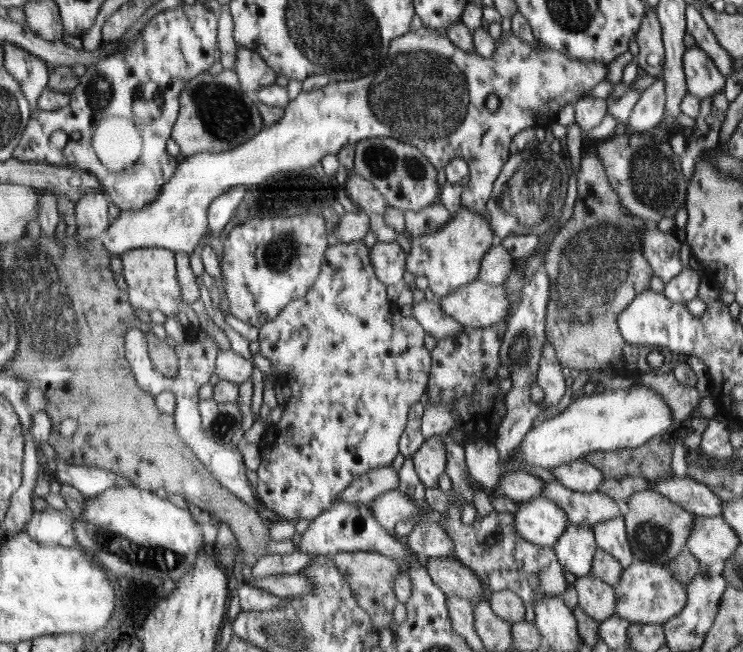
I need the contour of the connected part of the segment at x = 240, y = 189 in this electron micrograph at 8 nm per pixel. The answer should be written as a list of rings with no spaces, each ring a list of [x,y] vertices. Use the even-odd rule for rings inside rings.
[[[238,185],[224,191],[224,194],[217,196],[209,207],[209,230],[214,233],[221,234],[224,226],[230,222],[230,218],[234,216],[238,208],[238,204],[244,200],[246,196],[245,185]]]

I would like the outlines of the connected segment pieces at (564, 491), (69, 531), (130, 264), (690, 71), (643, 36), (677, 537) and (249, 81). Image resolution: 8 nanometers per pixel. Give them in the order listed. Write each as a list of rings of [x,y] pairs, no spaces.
[[[544,481],[543,497],[560,506],[572,524],[594,528],[598,522],[621,515],[618,502],[597,490],[574,492],[560,483]]]
[[[48,506],[43,511],[35,511],[26,523],[26,532],[41,543],[71,547],[76,543],[73,515],[67,508],[56,510]]]
[[[140,247],[127,250],[120,256],[122,261],[122,274],[128,290],[129,309],[144,309],[145,311],[162,311],[166,317],[176,317],[185,328],[199,326],[199,318],[188,303],[182,302],[180,288],[178,287],[176,260],[174,252],[166,248]]]
[[[685,48],[682,62],[688,93],[704,99],[722,92],[726,78],[720,74],[710,56],[704,54],[702,49]]]
[[[646,7],[645,18],[642,19],[642,26],[636,33],[635,40],[639,45],[639,53],[635,60],[637,64],[646,70],[648,75],[661,77],[665,48],[657,11],[654,11],[651,7]]]
[[[654,490],[635,492],[627,499],[628,512],[624,516],[625,529],[628,533],[630,548],[637,561],[656,565],[665,565],[677,560],[682,551],[686,551],[688,535],[694,525],[694,514],[680,508],[666,496]]]
[[[238,47],[236,66],[233,70],[240,77],[241,88],[246,92],[256,92],[263,87],[268,87],[275,83],[278,77],[258,52],[242,47]]]

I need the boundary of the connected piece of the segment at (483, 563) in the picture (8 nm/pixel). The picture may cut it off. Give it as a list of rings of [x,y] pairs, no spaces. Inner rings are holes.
[[[450,502],[446,515],[445,531],[452,538],[453,556],[460,563],[468,567],[478,576],[490,593],[501,590],[516,592],[526,608],[526,622],[534,620],[534,600],[538,596],[560,596],[566,592],[568,578],[553,547],[543,547],[524,540],[518,536],[514,528],[514,514],[506,512],[490,512],[476,523],[462,523],[462,512],[454,503]]]

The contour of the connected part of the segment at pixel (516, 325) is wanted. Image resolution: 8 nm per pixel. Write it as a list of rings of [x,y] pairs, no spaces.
[[[542,268],[527,282],[521,302],[515,307],[513,315],[510,316],[506,335],[503,336],[501,366],[509,370],[512,388],[506,393],[504,400],[507,410],[506,420],[503,421],[502,427],[498,430],[498,436],[494,440],[502,462],[508,460],[518,450],[520,442],[530,431],[534,419],[543,413],[540,406],[532,402],[531,387],[534,382],[537,382],[541,351],[543,343],[546,342],[545,325],[549,300],[550,278],[546,269]]]

